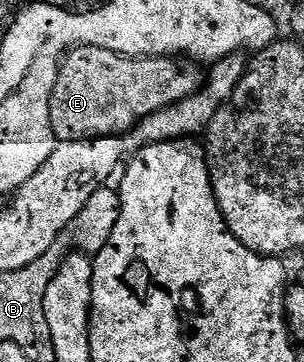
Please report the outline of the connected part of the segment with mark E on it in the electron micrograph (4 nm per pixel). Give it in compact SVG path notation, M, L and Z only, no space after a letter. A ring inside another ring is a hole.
M73 47L63 56L57 85L51 94L51 124L61 143L123 135L142 119L194 95L205 82L205 71L198 62L186 57L128 57L107 47Z

